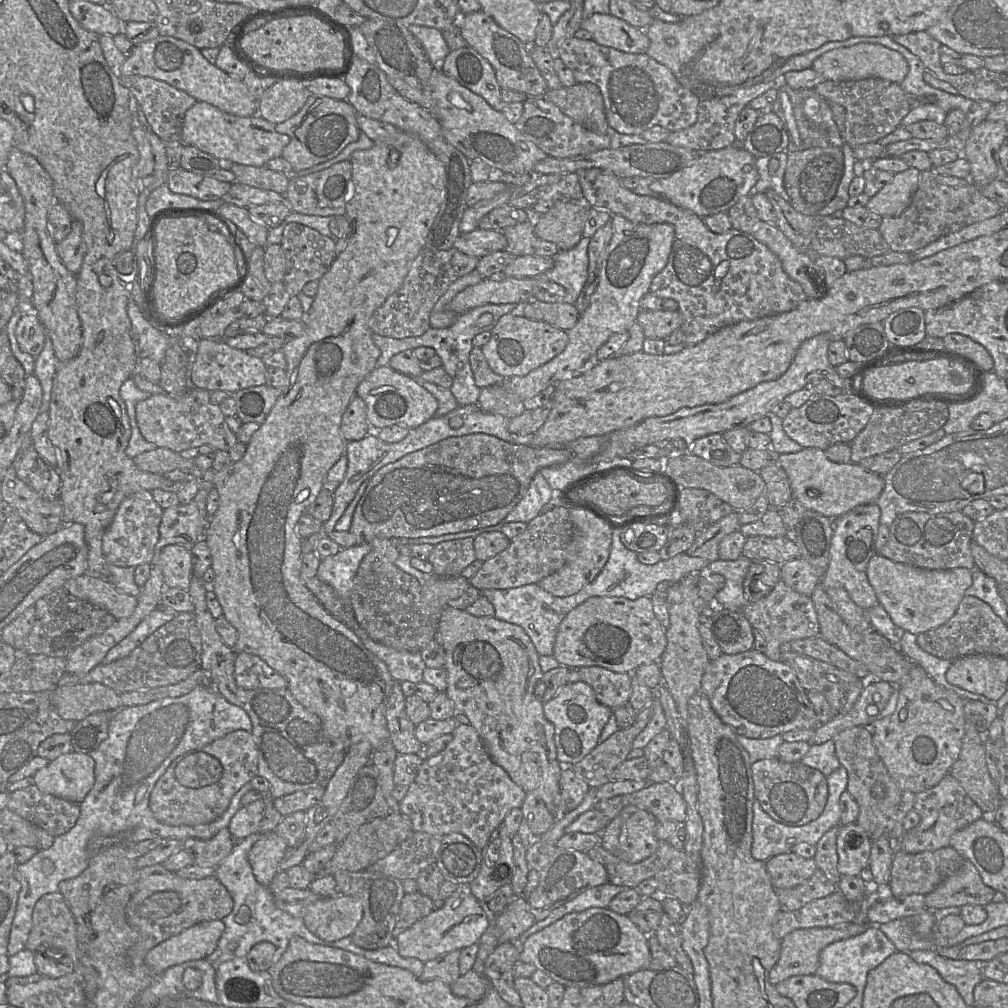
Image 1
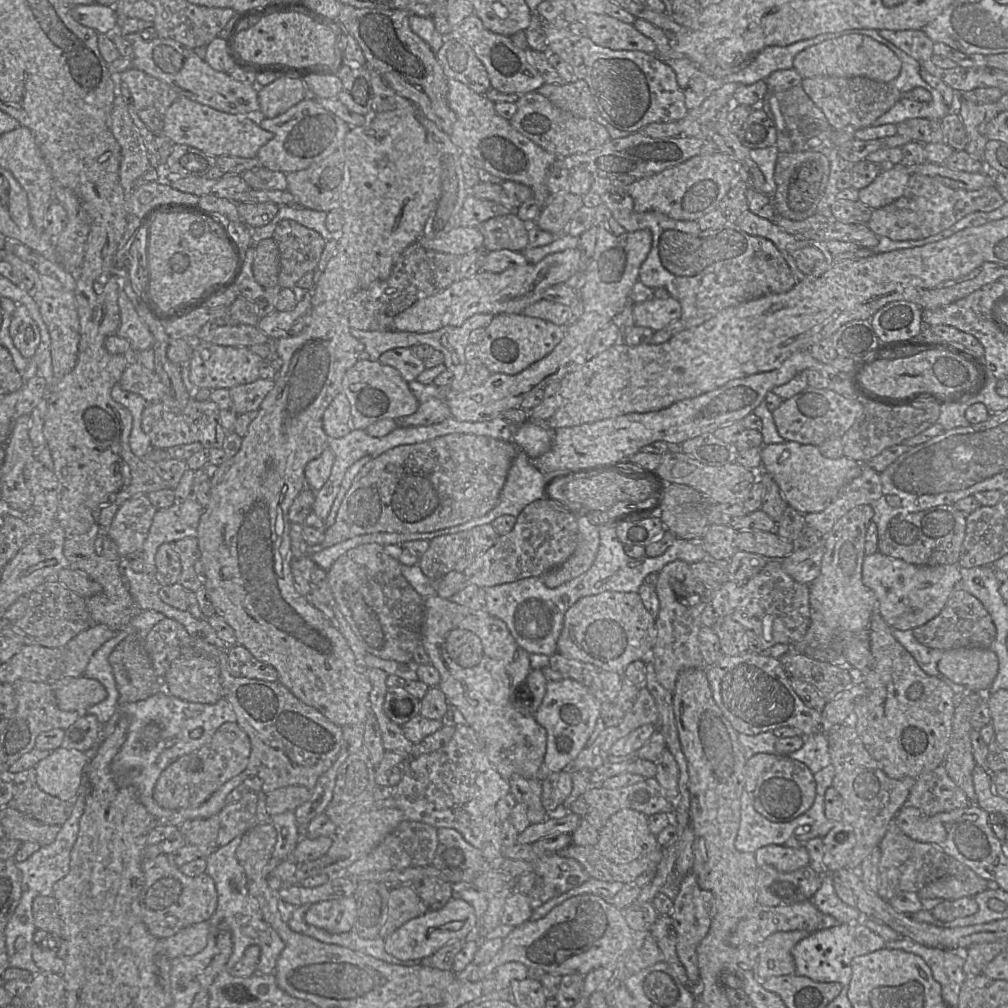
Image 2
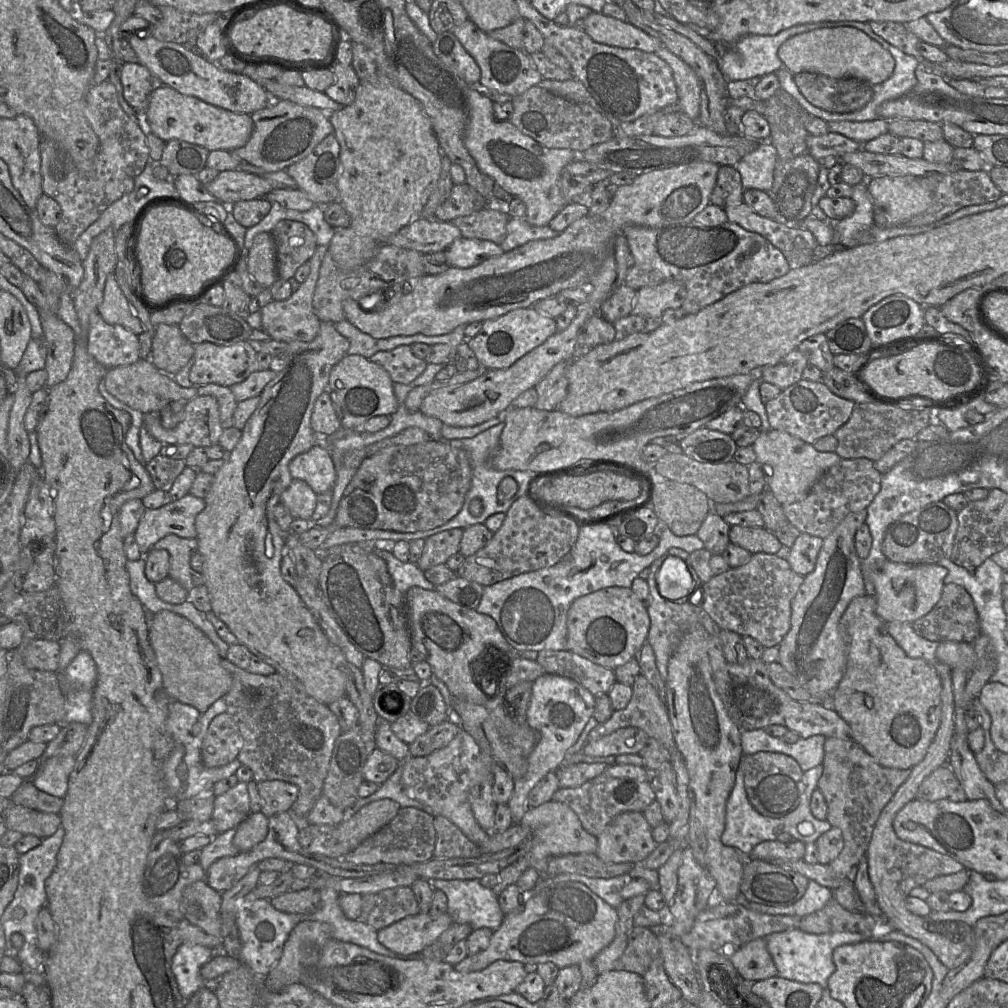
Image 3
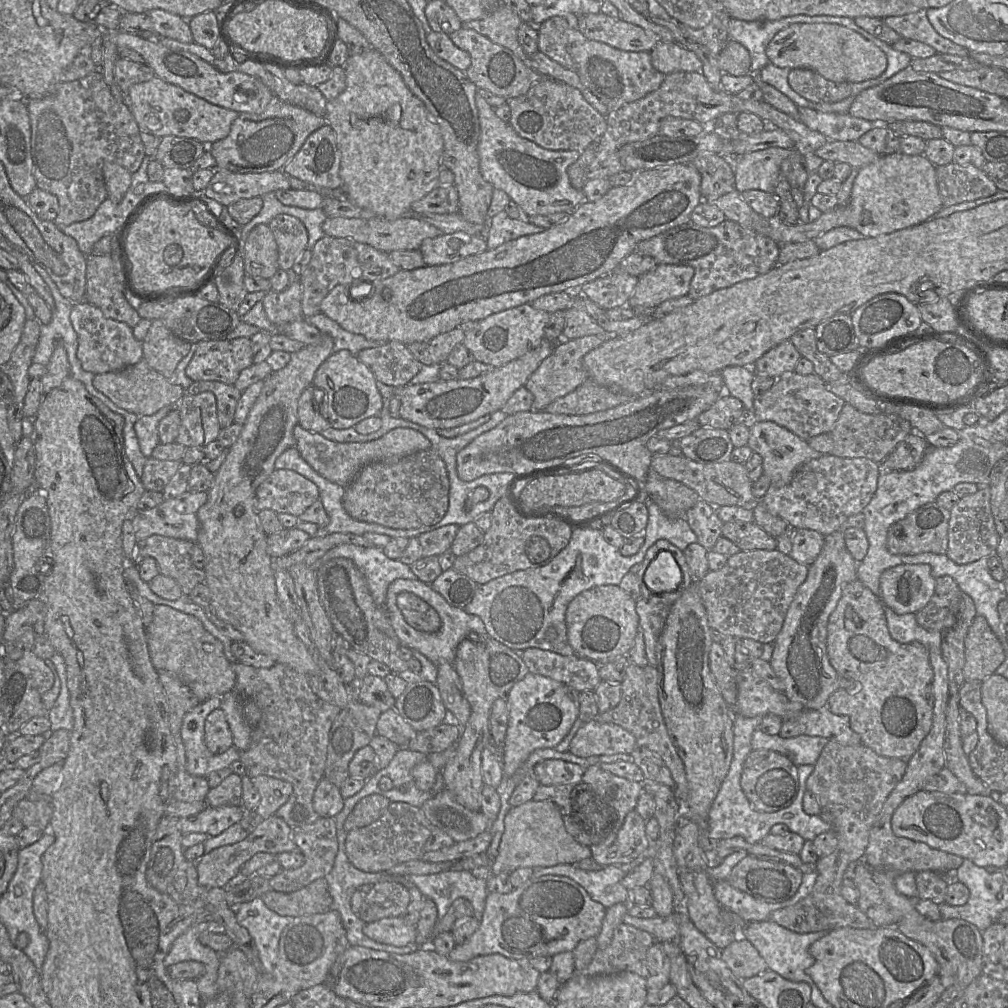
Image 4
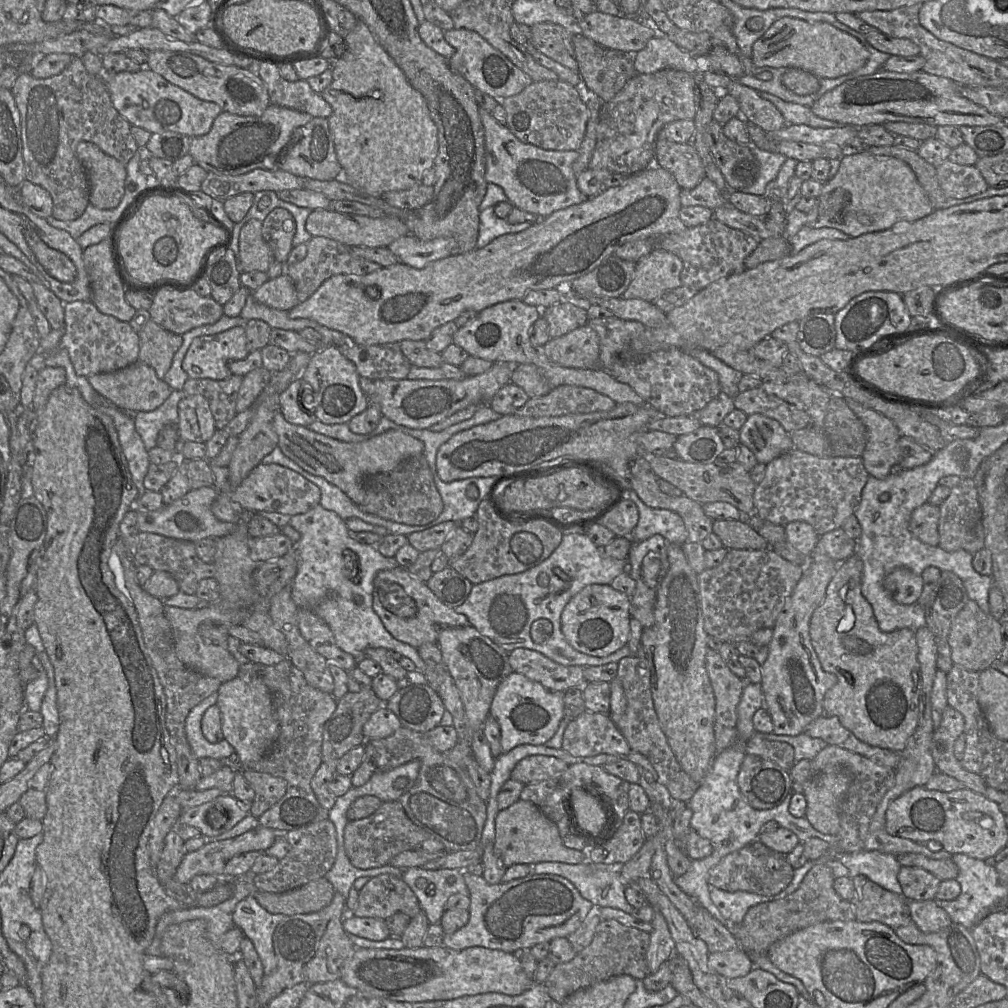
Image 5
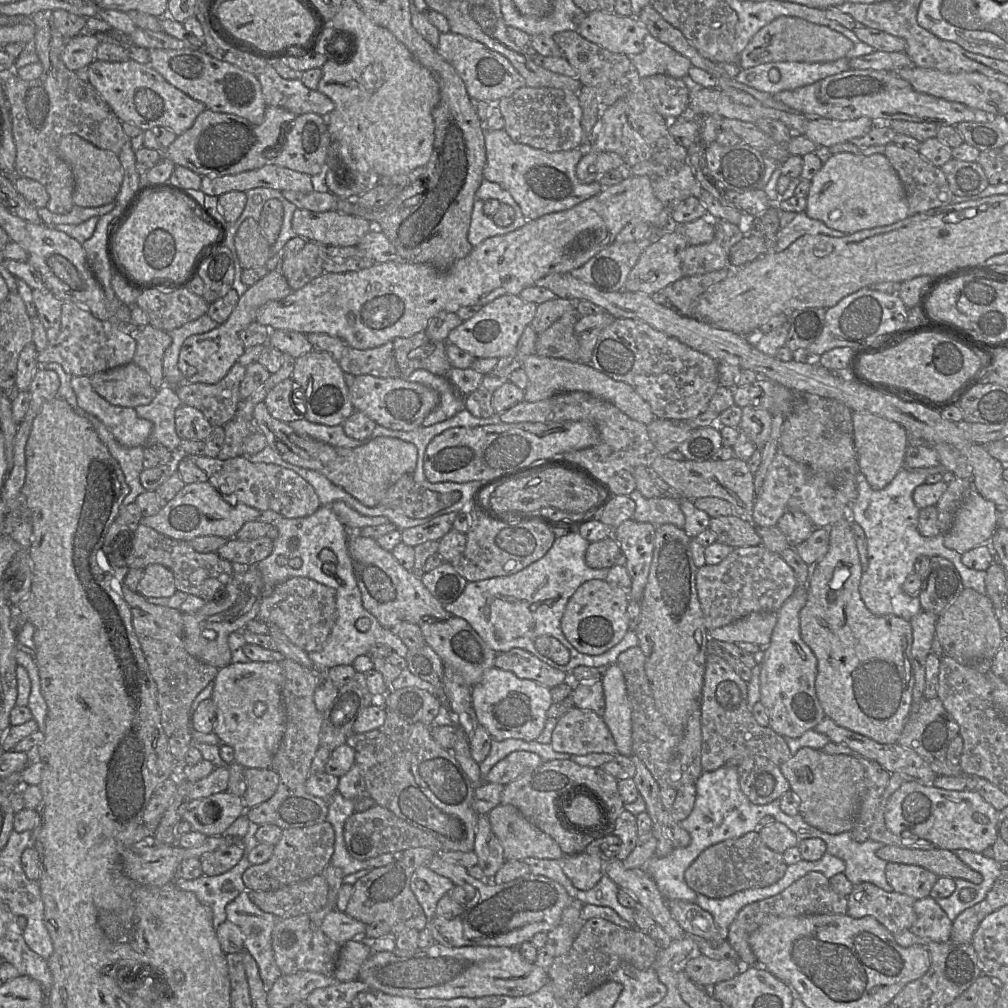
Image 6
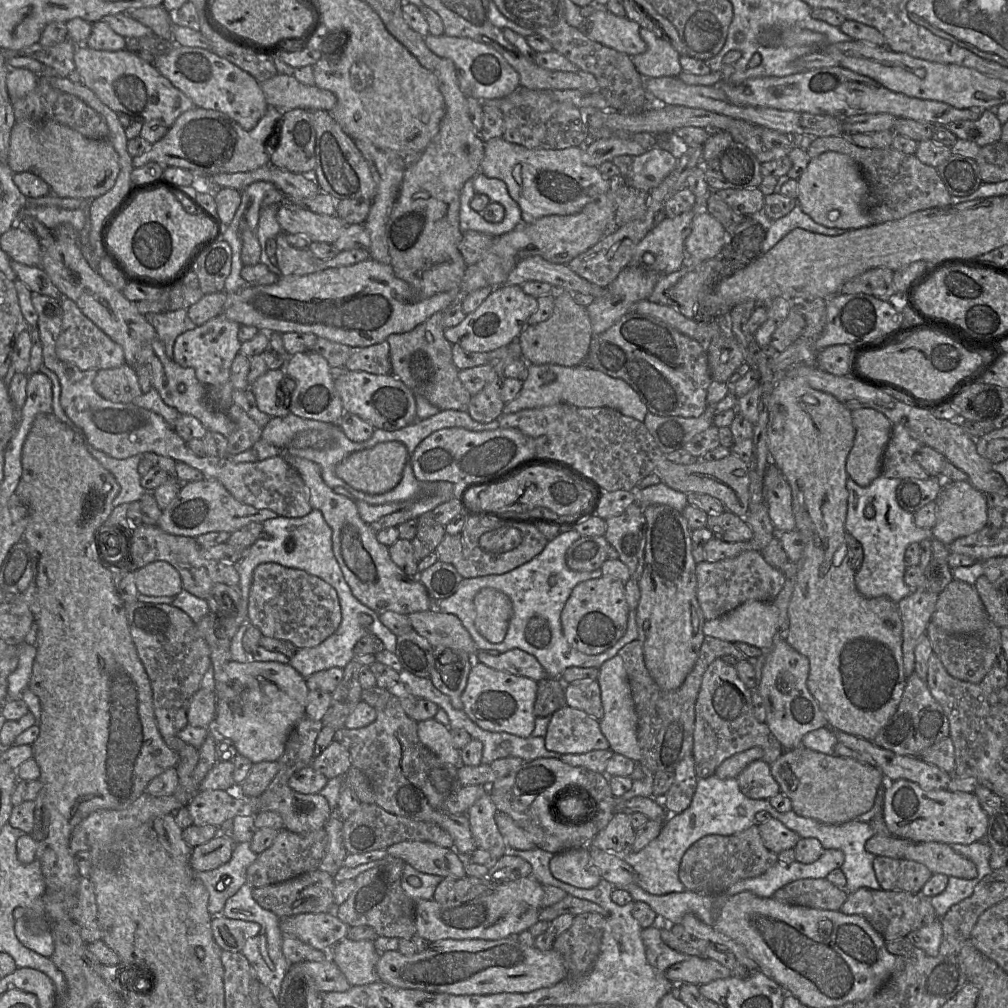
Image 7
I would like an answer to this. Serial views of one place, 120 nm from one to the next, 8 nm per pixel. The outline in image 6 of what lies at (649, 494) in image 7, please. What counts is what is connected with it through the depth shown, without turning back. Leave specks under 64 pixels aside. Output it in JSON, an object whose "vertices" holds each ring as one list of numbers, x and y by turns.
{"vertices":[[638,490,628,495,636,504,633,519,647,522,655,527,662,524,673,524,684,529,685,516,680,508,679,499,662,496,646,498]]}

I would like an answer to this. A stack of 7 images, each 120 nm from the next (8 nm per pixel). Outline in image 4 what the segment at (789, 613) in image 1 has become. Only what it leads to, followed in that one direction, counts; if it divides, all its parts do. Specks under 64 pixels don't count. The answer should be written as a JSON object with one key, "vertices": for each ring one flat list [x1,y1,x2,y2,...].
{"vertices":[[777,549,739,551,729,556,721,569,709,570,703,578,695,579,706,611,708,626,723,636,753,639,762,644,773,643,781,631,797,589,805,581,807,573,808,566,799,564,789,555,783,554]]}

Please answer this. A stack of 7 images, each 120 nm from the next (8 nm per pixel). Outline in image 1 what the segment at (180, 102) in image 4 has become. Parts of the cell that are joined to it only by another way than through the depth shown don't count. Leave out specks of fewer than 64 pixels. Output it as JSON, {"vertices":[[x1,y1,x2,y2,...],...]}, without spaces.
{"vertices":[[197,101,185,113,181,141,184,145,195,146,222,162,262,167,270,159,280,157,283,149,290,142,290,137,278,133,275,125,259,114,236,116,205,101]]}

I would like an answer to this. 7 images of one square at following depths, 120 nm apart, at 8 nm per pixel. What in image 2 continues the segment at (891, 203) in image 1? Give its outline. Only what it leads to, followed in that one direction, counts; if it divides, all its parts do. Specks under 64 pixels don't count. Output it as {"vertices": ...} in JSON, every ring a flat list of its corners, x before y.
{"vertices":[[903,164,883,169,871,184,859,190,859,201,872,210,886,206,903,195,909,179]]}

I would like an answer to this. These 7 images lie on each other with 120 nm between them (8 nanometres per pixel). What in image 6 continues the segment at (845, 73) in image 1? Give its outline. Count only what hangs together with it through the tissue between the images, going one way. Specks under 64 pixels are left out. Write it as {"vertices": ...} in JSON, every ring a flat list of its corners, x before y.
{"vertices":[[780,16,761,28,739,54,742,69,770,62,834,62,844,58,853,48,853,43,841,33,802,18]]}

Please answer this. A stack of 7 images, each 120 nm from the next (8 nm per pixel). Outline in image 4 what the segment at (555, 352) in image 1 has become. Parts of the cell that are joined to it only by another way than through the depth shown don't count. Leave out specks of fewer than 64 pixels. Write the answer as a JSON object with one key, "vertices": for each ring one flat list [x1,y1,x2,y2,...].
{"vertices":[[530,303,509,308,479,320,473,329,465,332,462,344,471,352,474,360,498,368,538,347,545,340,544,331,549,317,549,313,533,308]]}

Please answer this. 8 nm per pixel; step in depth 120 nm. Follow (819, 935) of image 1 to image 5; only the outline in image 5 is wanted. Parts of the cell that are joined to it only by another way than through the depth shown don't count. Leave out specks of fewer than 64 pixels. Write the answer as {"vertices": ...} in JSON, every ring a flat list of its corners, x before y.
{"vertices":[[740,947,710,953,708,966,727,979,745,976,755,967,750,956]]}

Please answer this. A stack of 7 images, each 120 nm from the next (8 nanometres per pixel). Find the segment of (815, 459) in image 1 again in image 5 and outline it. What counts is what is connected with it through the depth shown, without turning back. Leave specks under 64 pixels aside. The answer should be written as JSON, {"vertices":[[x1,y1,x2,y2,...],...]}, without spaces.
{"vertices":[[762,414,748,415,739,432,740,443,754,453,759,463,768,464,794,448,790,434,783,426]]}

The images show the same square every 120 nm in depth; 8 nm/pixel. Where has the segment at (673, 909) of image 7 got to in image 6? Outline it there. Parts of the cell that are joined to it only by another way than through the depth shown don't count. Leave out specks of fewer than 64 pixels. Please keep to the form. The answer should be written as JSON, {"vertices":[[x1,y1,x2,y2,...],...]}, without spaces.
{"vertices":[[756,893,744,896,740,896,740,894,731,895,722,899,712,899,699,894,694,903,713,916,714,922,721,932,727,932,729,926,741,909,749,904,770,897,772,896]]}

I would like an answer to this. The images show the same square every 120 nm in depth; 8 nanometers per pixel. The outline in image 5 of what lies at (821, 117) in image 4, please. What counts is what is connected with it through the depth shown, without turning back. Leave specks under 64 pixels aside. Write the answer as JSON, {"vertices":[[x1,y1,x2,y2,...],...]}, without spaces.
{"vertices":[[759,91,758,94,770,101,784,116,787,124,804,124,814,128,836,128,841,124,823,119,814,114,810,107,787,102,773,94]]}

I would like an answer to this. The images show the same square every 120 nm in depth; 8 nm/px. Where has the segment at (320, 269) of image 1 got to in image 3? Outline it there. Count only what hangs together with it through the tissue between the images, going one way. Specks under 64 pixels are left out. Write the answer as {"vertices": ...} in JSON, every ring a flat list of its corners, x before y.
{"vertices":[[280,220,271,235,276,248,277,276,291,280,296,270,314,255,316,237,307,225,293,220]]}

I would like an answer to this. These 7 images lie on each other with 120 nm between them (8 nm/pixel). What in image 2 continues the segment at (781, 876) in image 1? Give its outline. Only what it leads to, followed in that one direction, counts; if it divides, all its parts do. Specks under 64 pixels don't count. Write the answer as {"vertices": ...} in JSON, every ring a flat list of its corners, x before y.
{"vertices":[[767,845,758,849,755,860,759,867,771,866,779,872,789,873,809,866,809,854,805,846]]}

